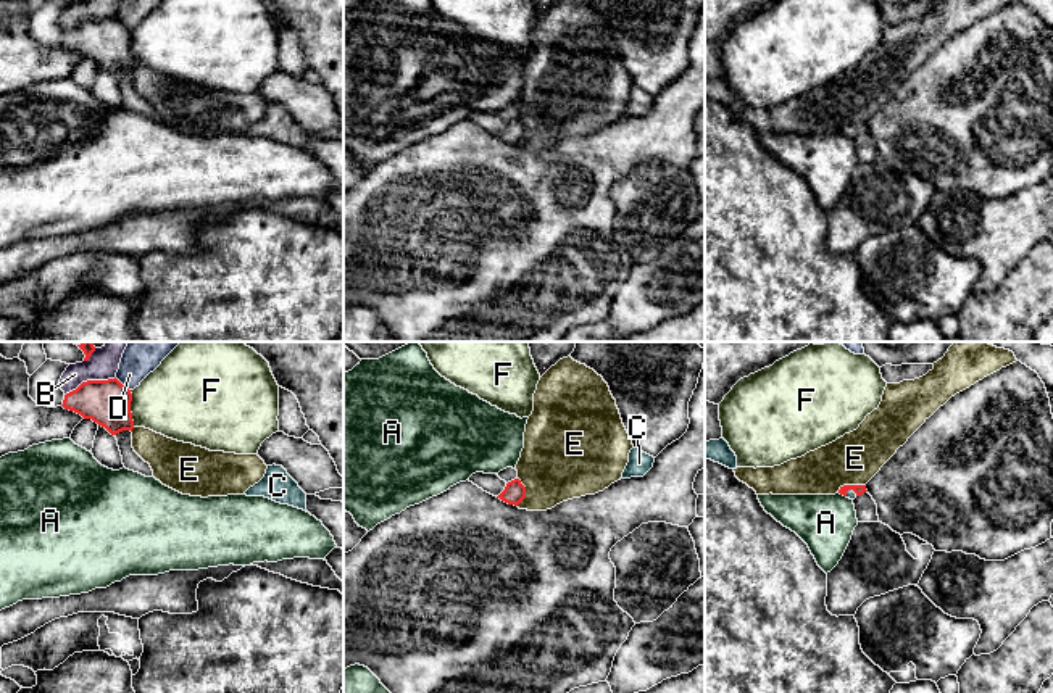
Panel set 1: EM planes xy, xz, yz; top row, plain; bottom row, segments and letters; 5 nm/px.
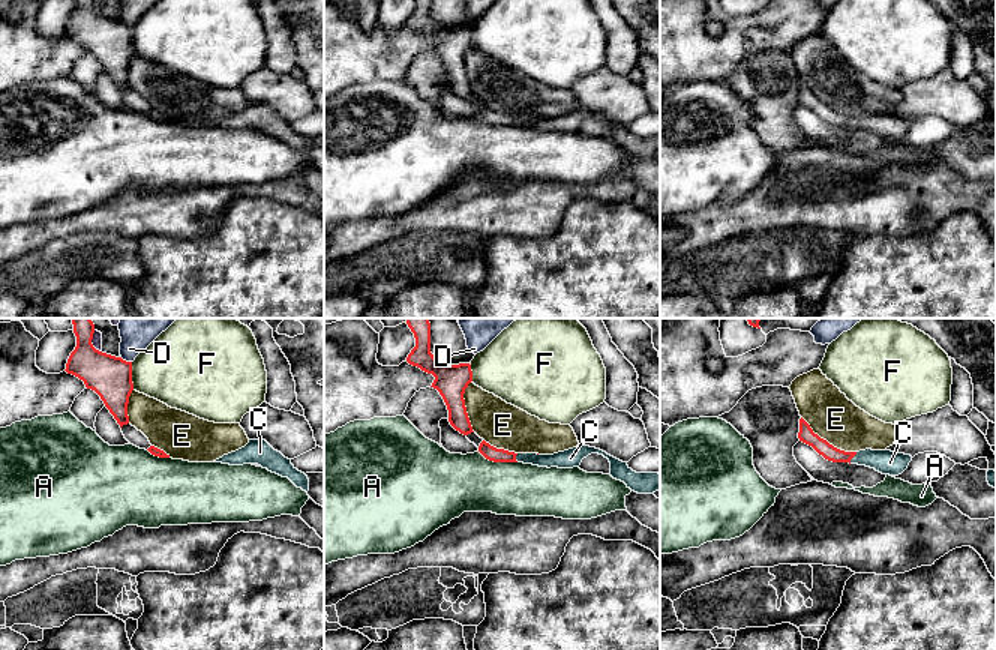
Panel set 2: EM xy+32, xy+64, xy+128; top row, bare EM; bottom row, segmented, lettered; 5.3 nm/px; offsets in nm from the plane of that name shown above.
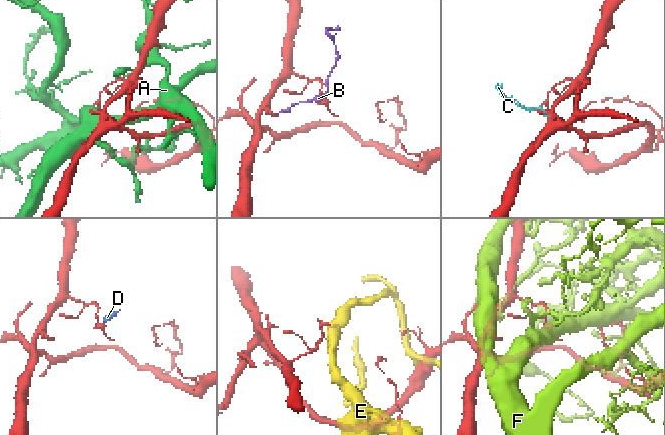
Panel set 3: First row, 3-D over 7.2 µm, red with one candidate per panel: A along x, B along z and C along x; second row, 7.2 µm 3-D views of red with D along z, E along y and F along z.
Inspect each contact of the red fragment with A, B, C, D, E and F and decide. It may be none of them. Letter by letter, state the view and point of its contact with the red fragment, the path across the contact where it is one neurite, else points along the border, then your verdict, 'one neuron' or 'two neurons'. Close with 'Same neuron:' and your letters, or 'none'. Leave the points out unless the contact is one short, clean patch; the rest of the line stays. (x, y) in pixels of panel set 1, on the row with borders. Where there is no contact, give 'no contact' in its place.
A: yz (842, 493) | two neurons
B: xy (89, 381) | two neurons
C: yz (852, 489) | across yz (858, 489), (852, 489), (850, 493) | one neuron
D: xy (121, 384) | along xy (115, 377), (129, 390) | two neurons
E: yz (850, 485) | two neurons
F: xy (129, 408) | two neurons
Same neuron: C

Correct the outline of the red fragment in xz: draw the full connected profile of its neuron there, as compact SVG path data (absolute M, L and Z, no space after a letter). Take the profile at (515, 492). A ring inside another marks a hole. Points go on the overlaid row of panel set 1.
M519 479L506 483L505 490L497 496L508 504L518 506L526 498L526 487Z

